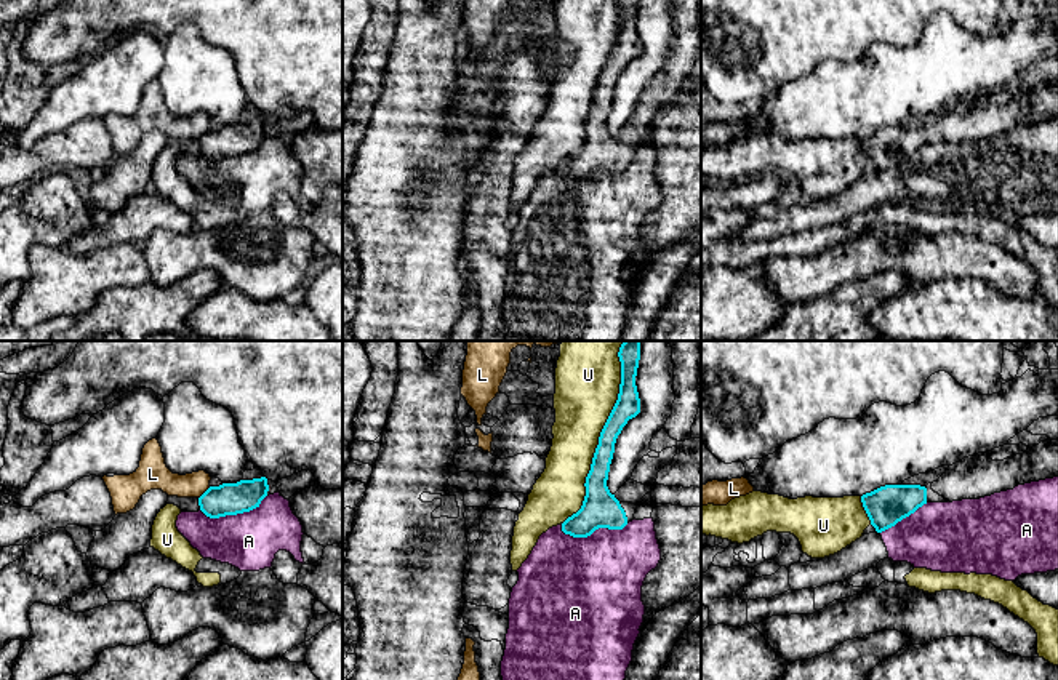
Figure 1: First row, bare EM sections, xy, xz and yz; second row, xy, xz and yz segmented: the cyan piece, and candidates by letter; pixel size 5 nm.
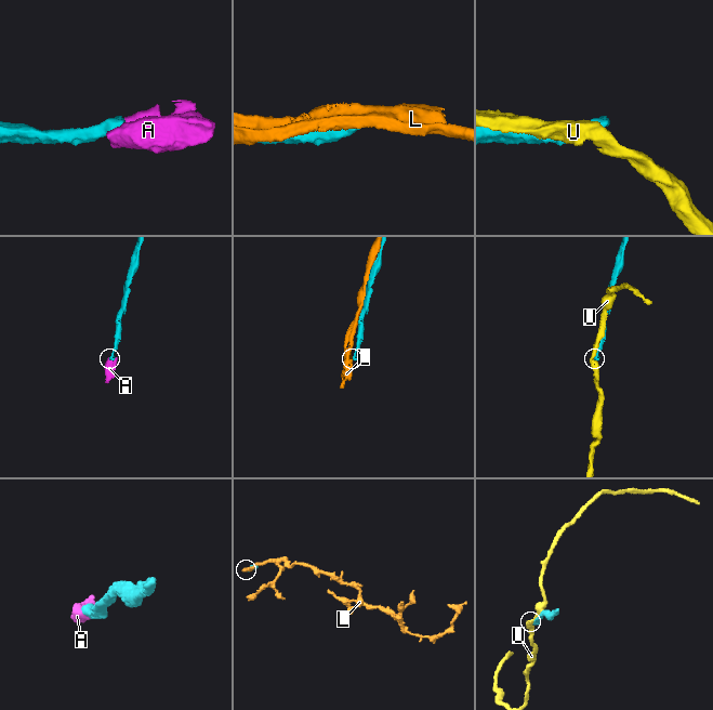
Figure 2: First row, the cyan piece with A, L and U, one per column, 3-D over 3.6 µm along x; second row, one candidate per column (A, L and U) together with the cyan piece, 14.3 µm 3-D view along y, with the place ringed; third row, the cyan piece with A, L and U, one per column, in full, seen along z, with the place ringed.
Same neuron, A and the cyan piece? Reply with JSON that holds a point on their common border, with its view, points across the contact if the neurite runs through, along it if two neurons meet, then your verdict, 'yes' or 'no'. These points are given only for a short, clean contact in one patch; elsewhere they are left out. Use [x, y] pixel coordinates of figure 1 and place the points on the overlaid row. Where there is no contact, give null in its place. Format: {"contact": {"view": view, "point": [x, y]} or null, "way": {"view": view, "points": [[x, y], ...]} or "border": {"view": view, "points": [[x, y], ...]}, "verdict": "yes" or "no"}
{"contact": {"view": "xz", "point": [594, 530]}, "border": {"view": "xz", "points": [[628, 524], [596, 528], [586, 536], [561, 530]]}, "verdict": "no"}

